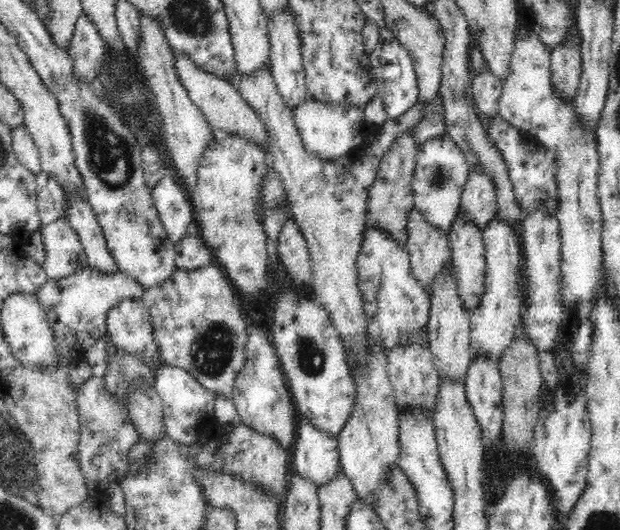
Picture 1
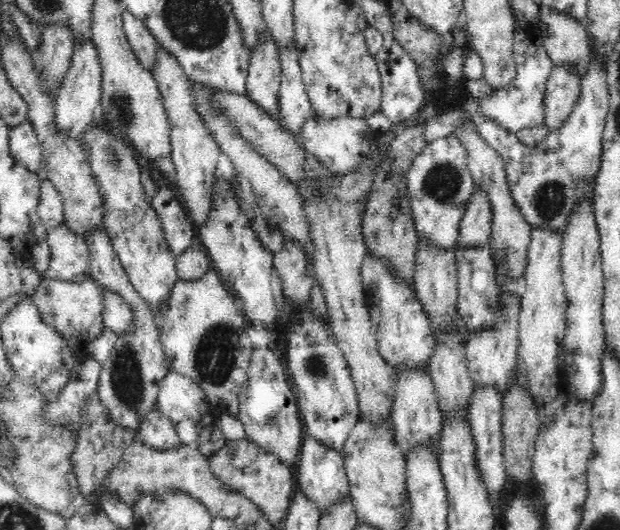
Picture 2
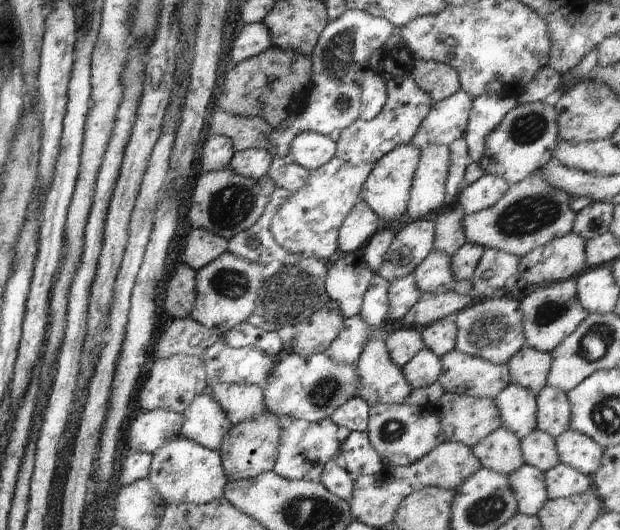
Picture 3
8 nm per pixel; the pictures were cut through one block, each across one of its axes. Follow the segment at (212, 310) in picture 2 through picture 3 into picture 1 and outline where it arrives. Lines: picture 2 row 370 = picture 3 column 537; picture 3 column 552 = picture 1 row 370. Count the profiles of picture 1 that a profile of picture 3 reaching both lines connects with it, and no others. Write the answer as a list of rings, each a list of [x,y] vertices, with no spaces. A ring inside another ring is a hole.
[[[215,260],[202,268],[176,268],[171,277],[163,283],[156,288],[145,290],[142,300],[150,309],[154,341],[160,347],[164,364],[184,368],[188,373],[192,373],[214,396],[232,398],[236,377],[244,366],[244,347],[247,341],[246,322],[242,319],[236,289]]]

